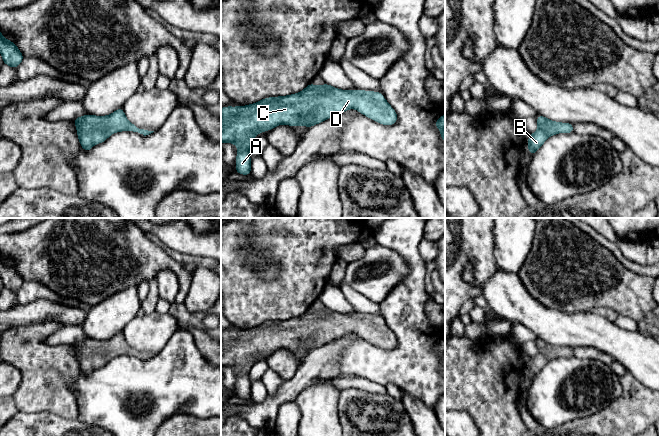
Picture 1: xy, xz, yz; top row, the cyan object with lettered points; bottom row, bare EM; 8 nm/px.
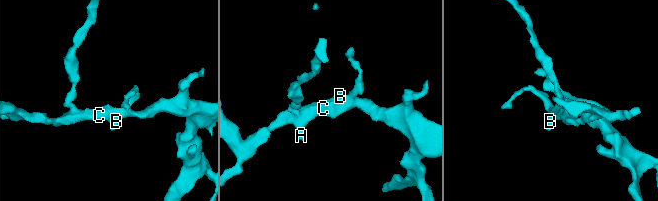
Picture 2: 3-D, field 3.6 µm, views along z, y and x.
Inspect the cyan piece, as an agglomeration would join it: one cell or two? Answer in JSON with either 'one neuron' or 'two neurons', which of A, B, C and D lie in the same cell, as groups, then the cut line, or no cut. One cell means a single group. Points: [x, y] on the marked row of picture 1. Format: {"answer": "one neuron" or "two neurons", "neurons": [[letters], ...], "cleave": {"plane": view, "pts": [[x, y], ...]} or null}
{"answer": "one neuron", "neurons": [["A", "B", "C", "D"]], "cleave": null}

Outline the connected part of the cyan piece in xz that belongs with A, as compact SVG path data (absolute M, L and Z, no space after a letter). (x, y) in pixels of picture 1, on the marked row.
M308 84L306 89L289 96L265 98L258 103L247 106L229 107L221 109L221 143L235 144L239 151L236 157L236 172L243 175L251 174L251 159L249 148L258 133L271 130L280 125L303 125L312 127L324 120L336 116L350 108L354 108L363 115L383 124L394 125L397 122L395 110L387 103L380 92L362 90L340 90L328 84L315 86Z

